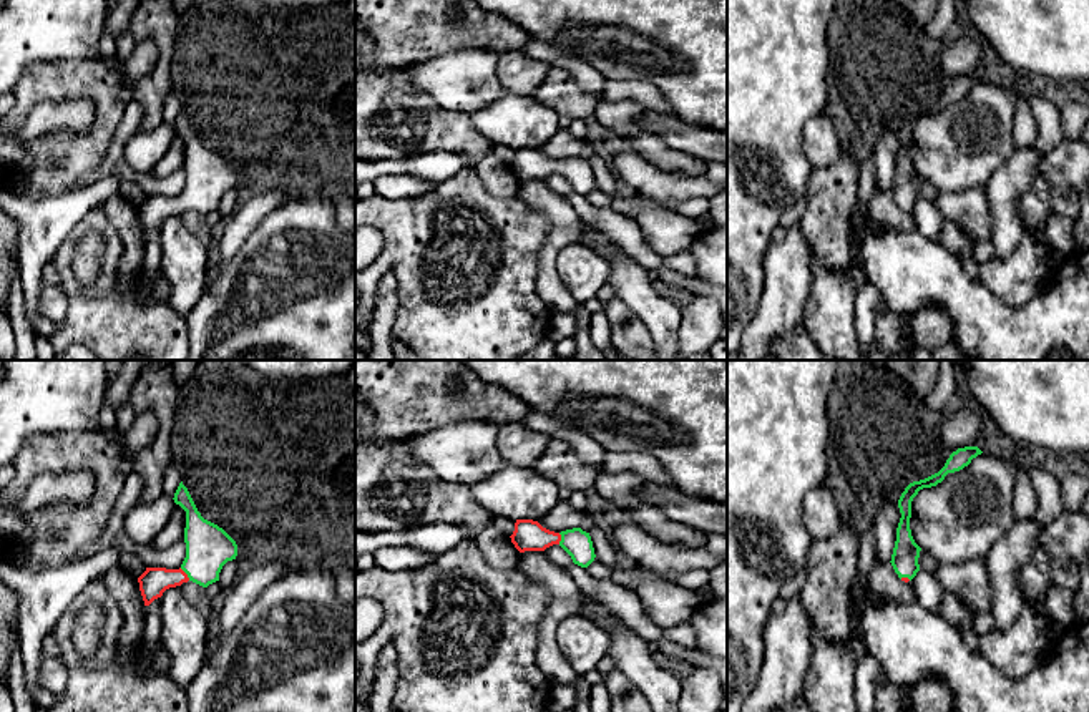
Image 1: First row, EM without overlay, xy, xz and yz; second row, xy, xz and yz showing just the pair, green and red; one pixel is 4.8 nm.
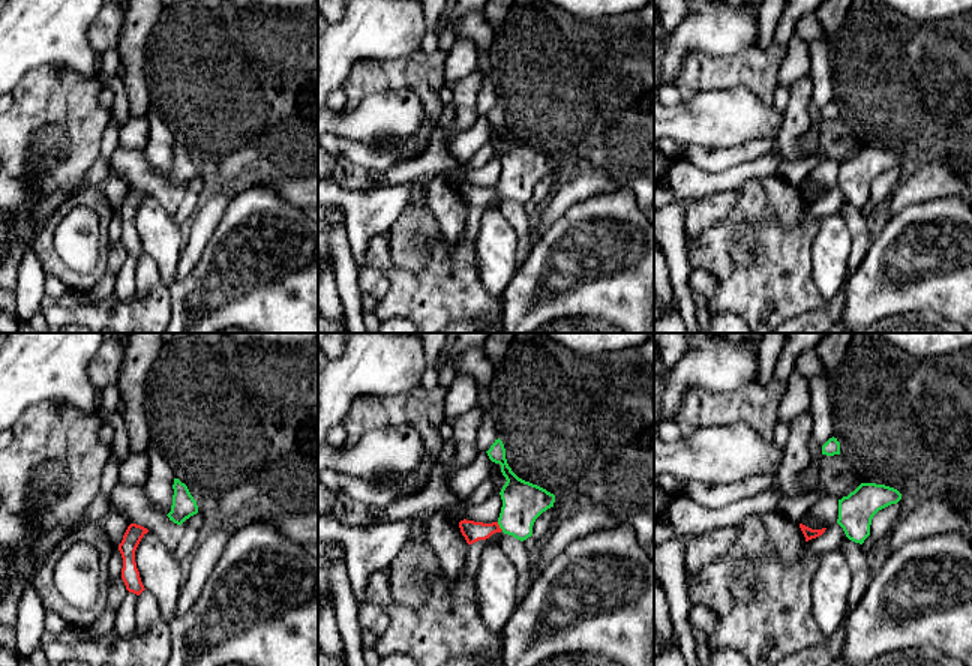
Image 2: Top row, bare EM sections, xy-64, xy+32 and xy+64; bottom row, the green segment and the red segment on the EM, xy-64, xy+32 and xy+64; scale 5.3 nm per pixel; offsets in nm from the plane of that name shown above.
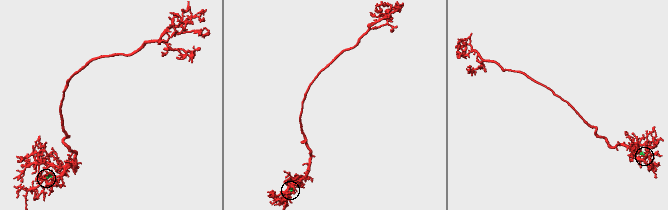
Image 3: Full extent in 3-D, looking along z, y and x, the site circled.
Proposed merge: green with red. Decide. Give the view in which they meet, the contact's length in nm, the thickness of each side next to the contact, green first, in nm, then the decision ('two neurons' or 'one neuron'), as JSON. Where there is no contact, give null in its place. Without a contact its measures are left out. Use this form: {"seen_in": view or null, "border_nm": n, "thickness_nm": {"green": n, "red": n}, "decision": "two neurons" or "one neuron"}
{"seen_in": "xy", "border_nm": 80, "thickness_nm": {"green": 220, "red": 140}, "decision": "one neuron"}

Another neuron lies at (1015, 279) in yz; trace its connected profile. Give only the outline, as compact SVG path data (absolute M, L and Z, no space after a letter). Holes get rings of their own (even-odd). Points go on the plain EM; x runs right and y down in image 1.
M1038 232L1024 234L1006 257L989 259L979 266L979 282L1004 304L1023 307L1049 280L1046 267L1049 251Z

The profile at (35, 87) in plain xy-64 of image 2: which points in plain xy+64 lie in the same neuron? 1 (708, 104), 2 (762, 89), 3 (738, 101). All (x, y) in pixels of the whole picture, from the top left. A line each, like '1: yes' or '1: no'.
1: no
2: yes
3: no

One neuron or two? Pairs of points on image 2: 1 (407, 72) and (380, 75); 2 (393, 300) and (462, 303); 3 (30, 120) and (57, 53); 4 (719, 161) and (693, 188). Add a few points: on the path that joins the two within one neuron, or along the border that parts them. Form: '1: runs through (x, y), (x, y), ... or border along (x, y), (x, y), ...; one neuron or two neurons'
1: runs through (401, 74), (386, 75); one neuron
2: runs through (410, 300), (446, 300); one neuron
3: border along (53, 63), (35, 66), (21, 78); two neurons
4: border along (686, 158), (711, 173), (722, 173), (743, 164); two neurons

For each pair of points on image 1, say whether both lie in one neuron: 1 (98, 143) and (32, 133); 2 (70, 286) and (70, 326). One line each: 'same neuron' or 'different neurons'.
1: different neurons
2: different neurons

